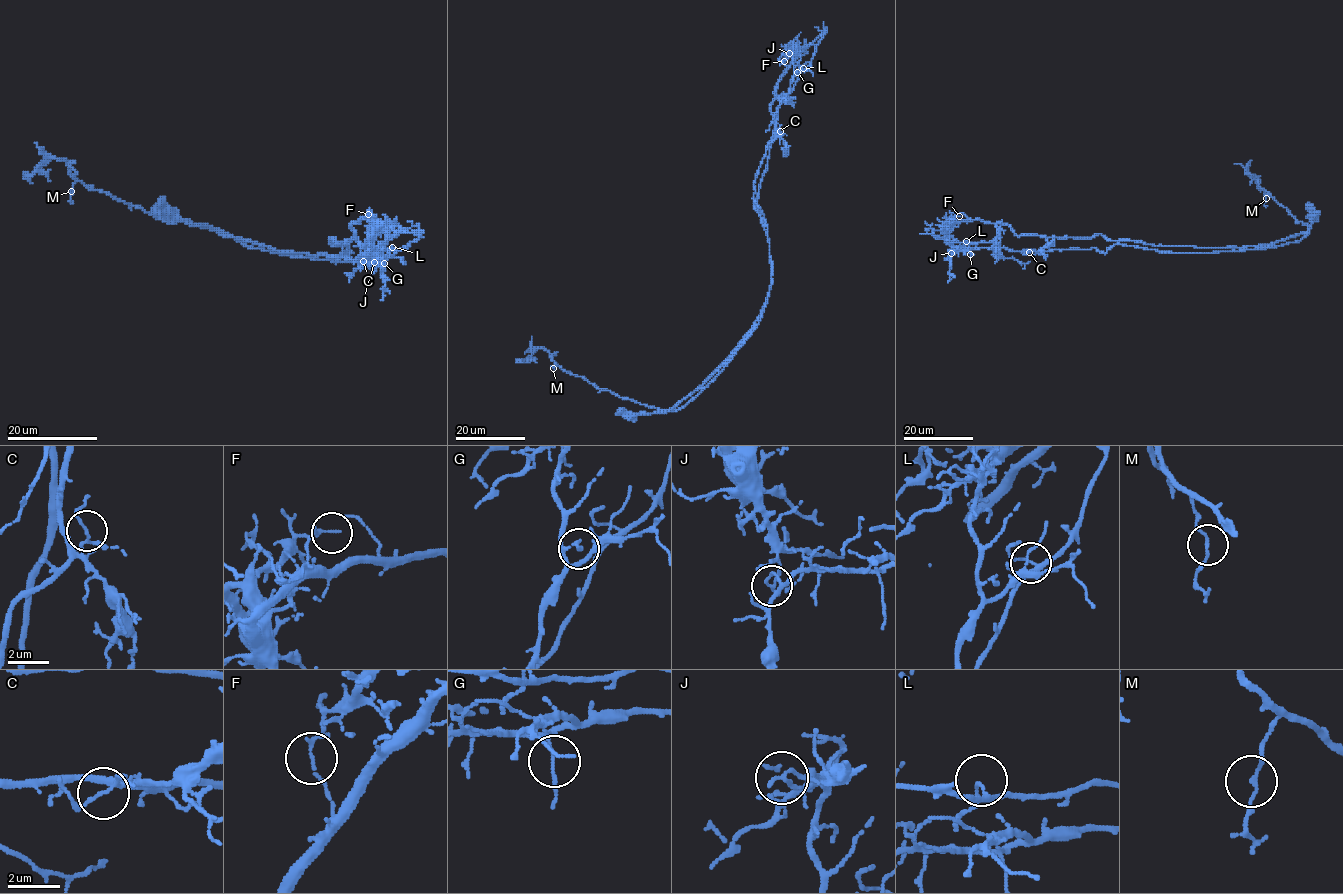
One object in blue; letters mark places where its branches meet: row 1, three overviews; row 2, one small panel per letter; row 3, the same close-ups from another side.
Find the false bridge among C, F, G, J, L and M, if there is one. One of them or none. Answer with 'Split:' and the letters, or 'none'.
Split: J

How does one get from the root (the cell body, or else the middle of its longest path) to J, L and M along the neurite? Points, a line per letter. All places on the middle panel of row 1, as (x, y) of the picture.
J: (759, 315), (770, 287), (772, 265), (768, 235), (755, 203), (773, 135), (774, 88), (797, 50), (789, 53)
L: (759, 315), (772, 273), (768, 235), (755, 206), (774, 130), (770, 104), (797, 50), (786, 96), (803, 68)
M: (759, 315), (731, 355), (701, 385), (669, 410), (623, 399), (557, 365), (553, 368)

